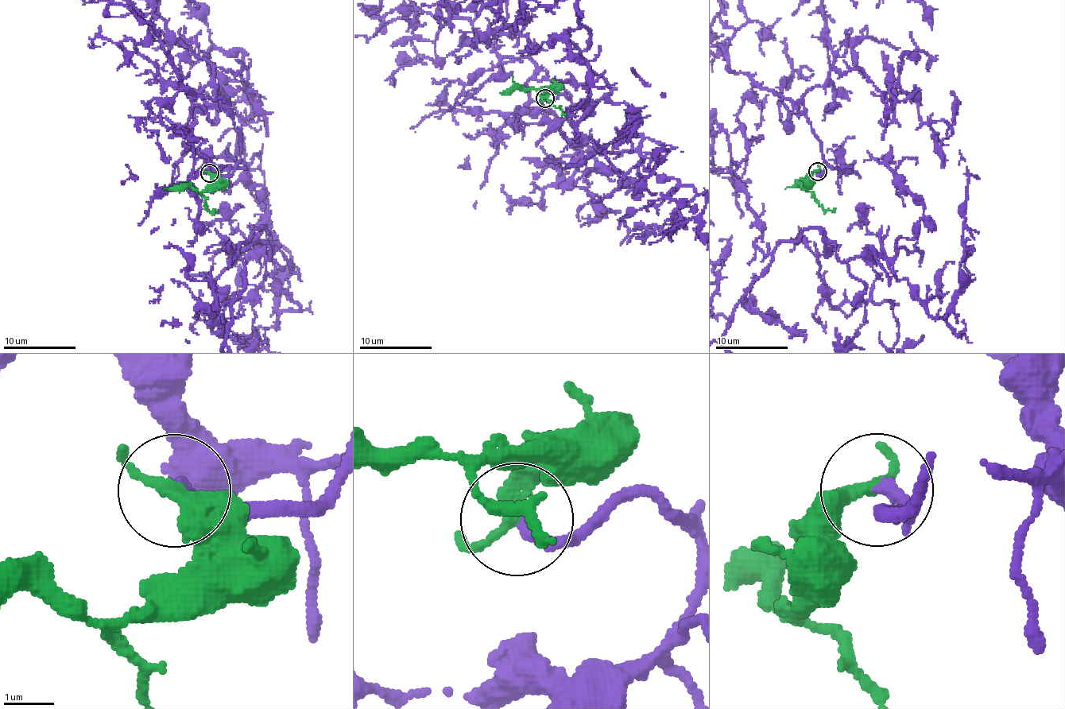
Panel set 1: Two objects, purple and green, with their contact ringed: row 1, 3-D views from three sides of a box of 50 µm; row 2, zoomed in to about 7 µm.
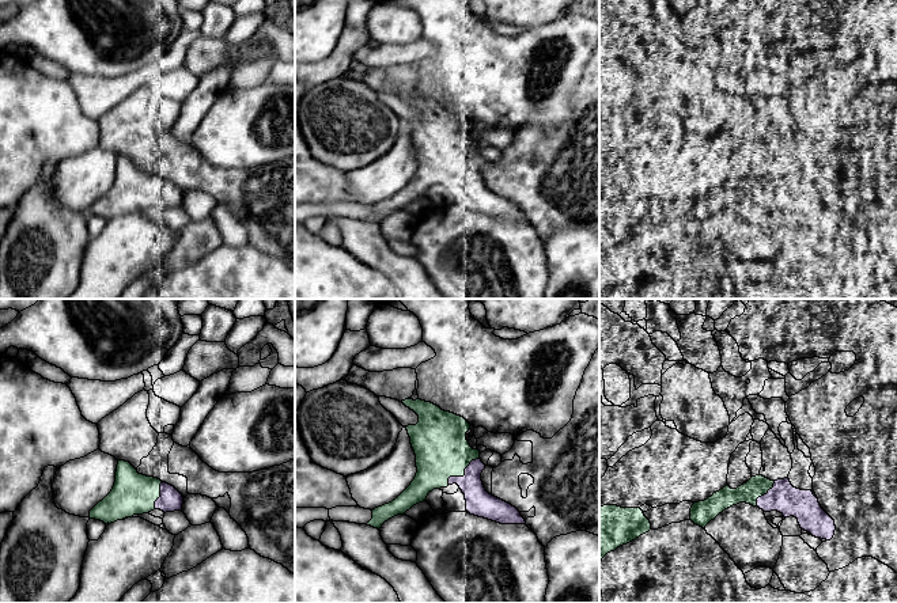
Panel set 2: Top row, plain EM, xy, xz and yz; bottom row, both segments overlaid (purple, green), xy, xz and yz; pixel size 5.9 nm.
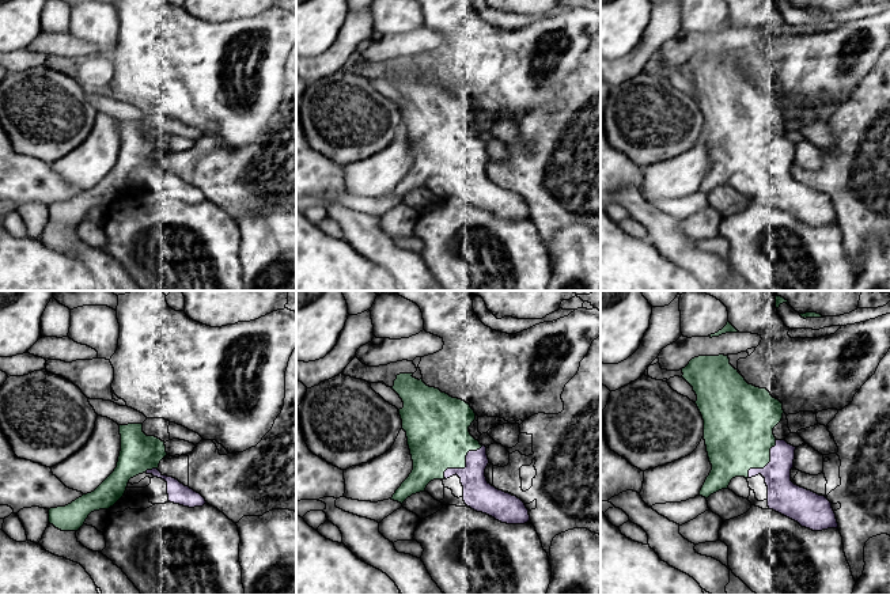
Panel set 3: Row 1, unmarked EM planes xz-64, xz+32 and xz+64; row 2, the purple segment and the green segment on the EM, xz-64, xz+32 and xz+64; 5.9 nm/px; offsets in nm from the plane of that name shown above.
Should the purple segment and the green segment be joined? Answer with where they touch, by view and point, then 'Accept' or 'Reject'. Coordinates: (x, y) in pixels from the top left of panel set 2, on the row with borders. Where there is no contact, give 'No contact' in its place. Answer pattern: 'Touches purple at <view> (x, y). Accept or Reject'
Touches purple at xz (465, 474). Accept

